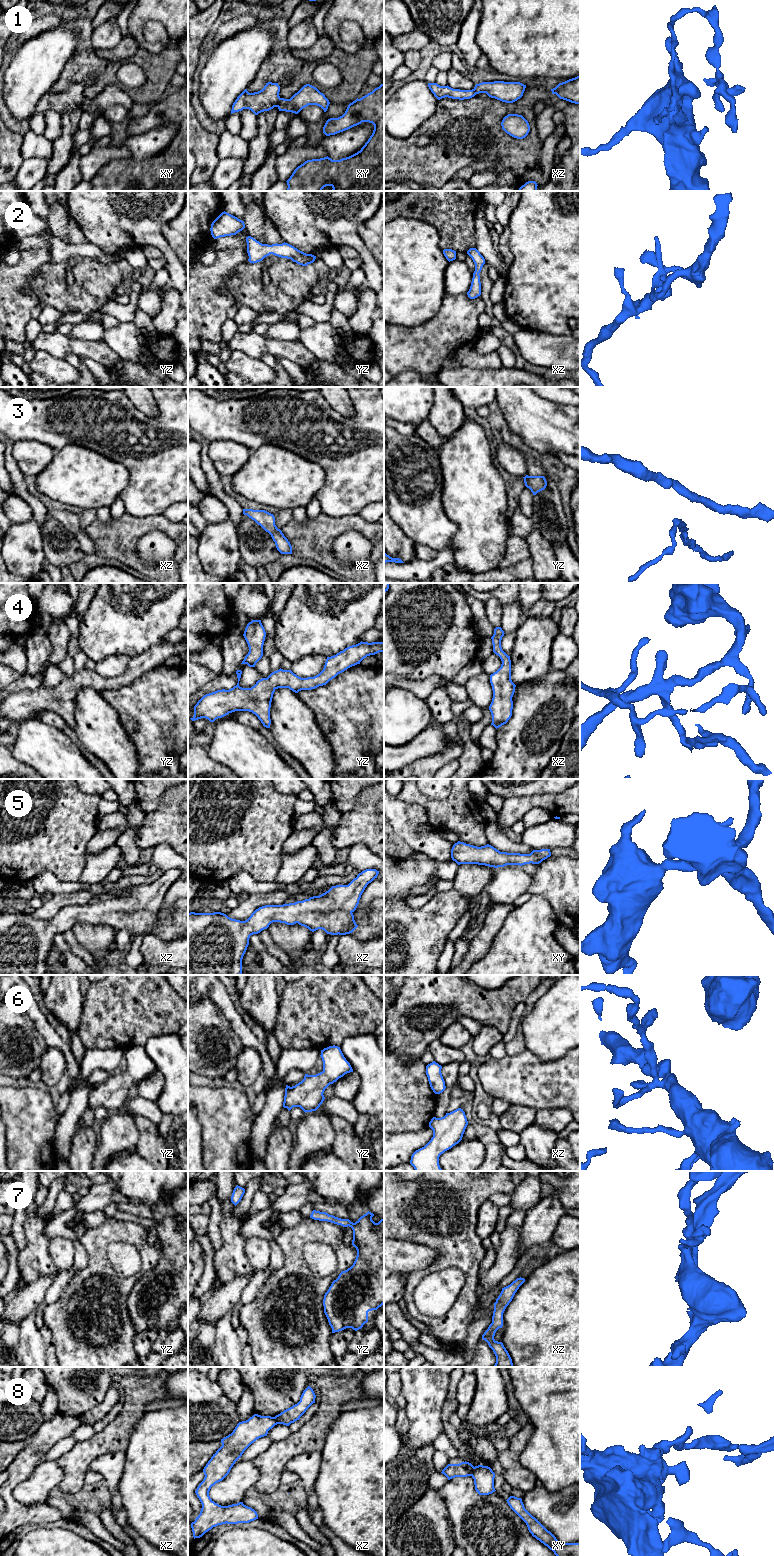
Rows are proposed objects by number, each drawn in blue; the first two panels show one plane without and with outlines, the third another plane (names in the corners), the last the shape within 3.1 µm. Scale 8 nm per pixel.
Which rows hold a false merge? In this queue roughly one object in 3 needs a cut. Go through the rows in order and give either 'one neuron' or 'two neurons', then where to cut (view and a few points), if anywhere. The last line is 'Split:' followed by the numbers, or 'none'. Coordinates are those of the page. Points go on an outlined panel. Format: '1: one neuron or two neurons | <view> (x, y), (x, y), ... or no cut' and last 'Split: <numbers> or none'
1: two neurons | xy (280, 98), (277, 106)
2: one neuron | no cut
3: one neuron | no cut
4: one neuron | no cut
5: one neuron | no cut
6: one neuron | no cut
7: one neuron | no cut
8: two neurons | xy (474, 1467), (470, 1475)
Split: 1, 8

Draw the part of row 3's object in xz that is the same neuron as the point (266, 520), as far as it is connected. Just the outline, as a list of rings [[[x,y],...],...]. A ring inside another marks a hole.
[[[243,509],[243,514],[254,520],[271,535],[277,550],[281,554],[292,554],[292,546],[282,531],[275,525],[275,517],[273,514],[265,510],[253,509]]]

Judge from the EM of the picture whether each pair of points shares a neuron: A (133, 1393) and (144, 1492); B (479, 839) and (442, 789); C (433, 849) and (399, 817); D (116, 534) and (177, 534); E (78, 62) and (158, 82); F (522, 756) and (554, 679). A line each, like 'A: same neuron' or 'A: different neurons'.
A: different neurons
B: different neurons
C: same neuron
D: same neuron
E: same neuron
F: same neuron

